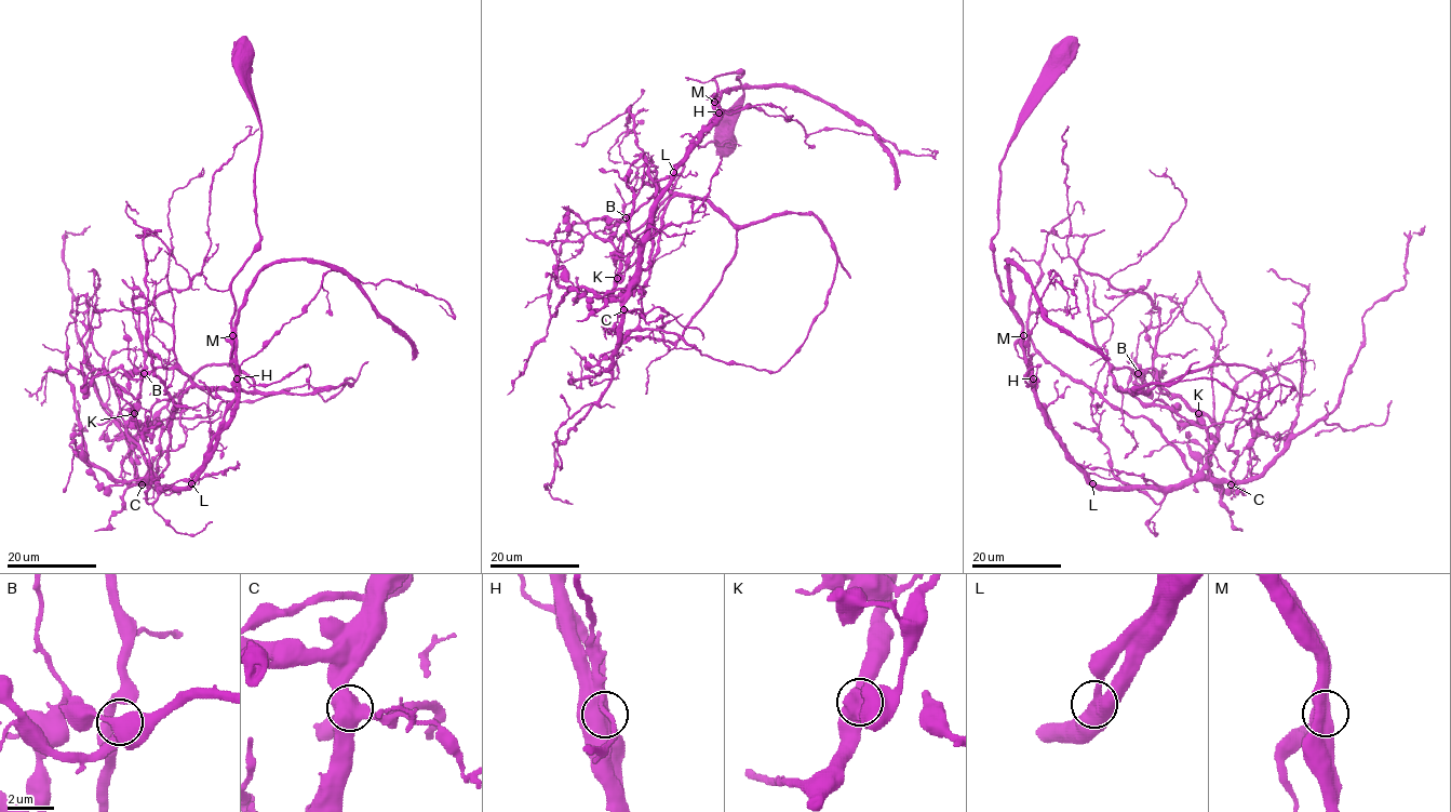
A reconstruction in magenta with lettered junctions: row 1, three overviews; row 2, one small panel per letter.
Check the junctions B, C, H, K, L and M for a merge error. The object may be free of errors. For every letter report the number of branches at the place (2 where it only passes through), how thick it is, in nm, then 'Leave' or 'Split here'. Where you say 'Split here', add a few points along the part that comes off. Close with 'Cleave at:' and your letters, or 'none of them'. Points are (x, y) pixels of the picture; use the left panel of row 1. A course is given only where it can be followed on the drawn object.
B: Branches: 3. Thickness 500 nm. Leave
C: Branches: 3. Thickness 550 nm. Leave
H: Branches: 3. Thickness 550 nm. Leave
K: Branches: 3. Thickness 600 nm. Split here. Course of the part to remove: (135, 414), (144, 424), (157, 401), (176, 402), (160, 427), (309, 385), (327, 399)
L: Branches: 3. Thickness 480 nm. Leave
M: Branches: 3. Thickness 500 nm. Leave
Cleave at: K

